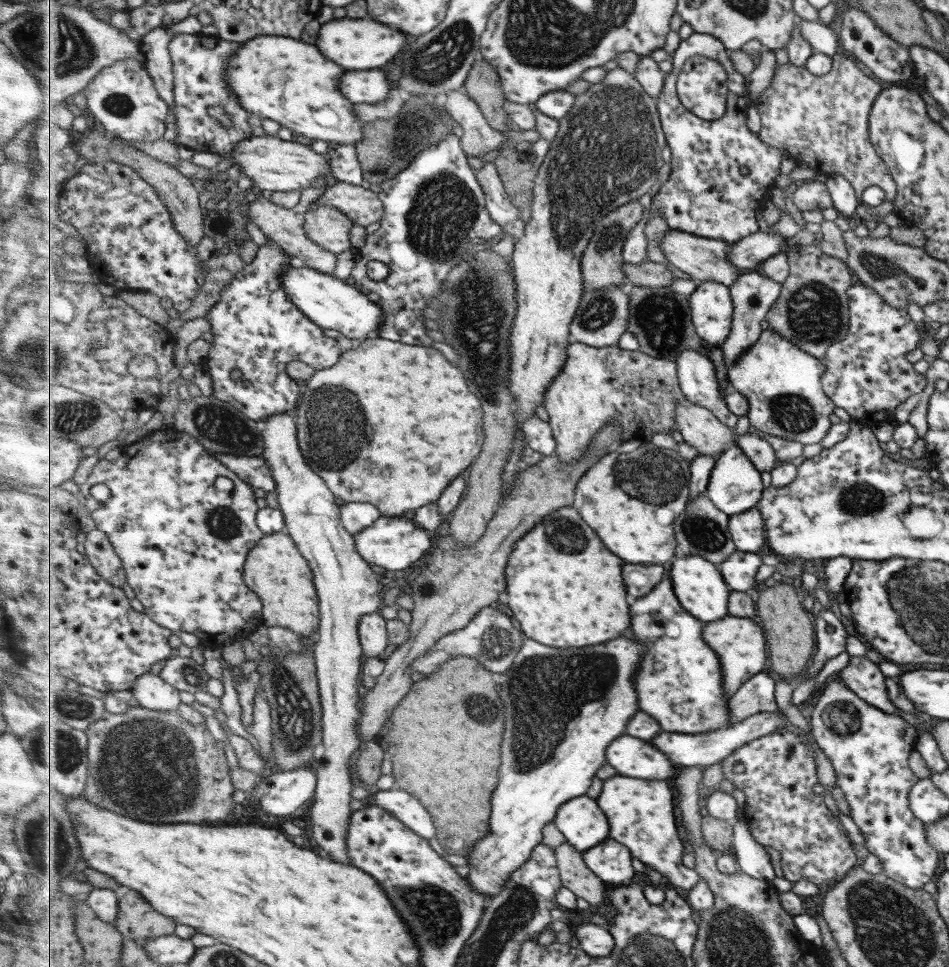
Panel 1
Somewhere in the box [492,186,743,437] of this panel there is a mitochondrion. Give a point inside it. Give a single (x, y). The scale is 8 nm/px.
(661, 317)

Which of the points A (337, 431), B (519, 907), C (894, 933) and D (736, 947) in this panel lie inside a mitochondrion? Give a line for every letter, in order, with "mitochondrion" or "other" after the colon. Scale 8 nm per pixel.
A: mitochondrion
B: mitochondrion
C: mitochondrion
D: mitochondrion

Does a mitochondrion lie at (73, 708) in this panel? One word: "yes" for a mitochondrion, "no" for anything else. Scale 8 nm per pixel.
yes

